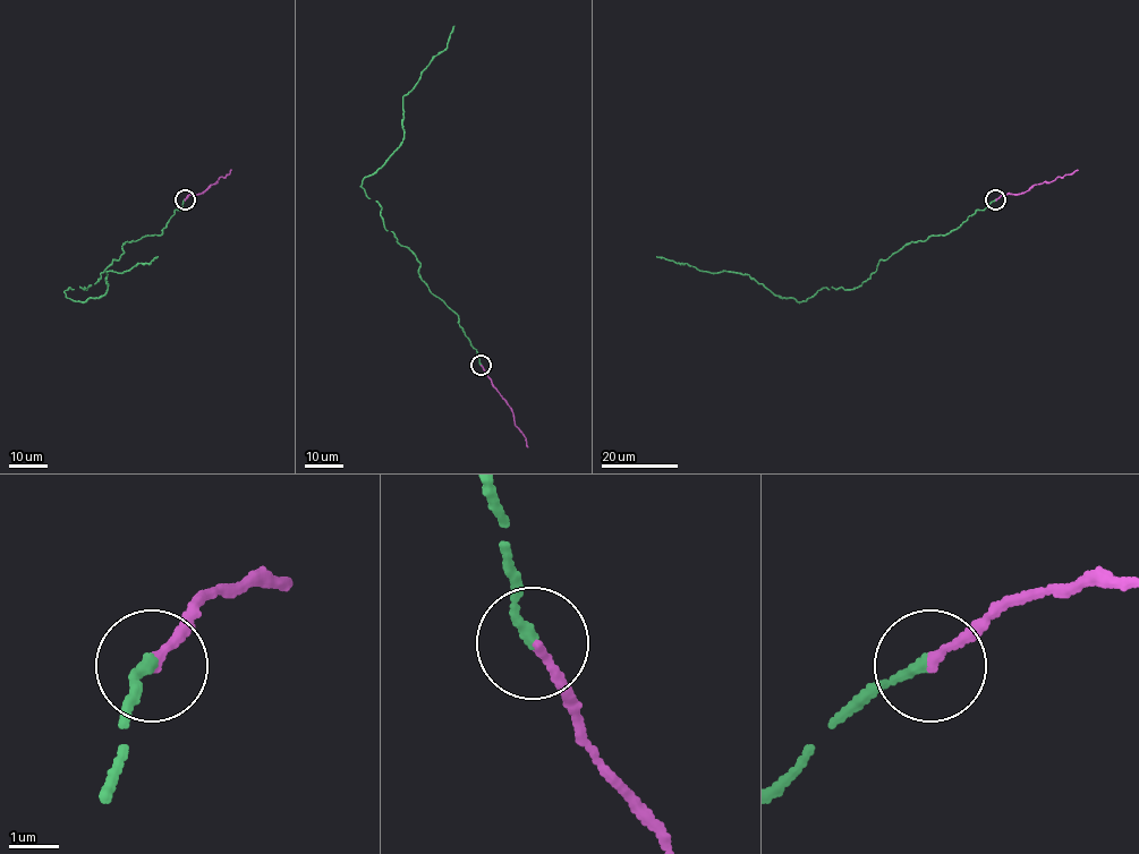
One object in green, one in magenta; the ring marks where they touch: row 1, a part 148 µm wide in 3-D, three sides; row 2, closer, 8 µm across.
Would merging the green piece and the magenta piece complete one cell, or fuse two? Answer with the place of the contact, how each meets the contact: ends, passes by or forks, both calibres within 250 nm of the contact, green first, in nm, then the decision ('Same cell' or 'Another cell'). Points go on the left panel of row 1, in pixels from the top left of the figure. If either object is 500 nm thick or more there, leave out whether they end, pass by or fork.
Place: (185, 199). At the ring green ends. At the ring magenta ends. Thickness 200 nm (green) against 180 nm. Same cell

